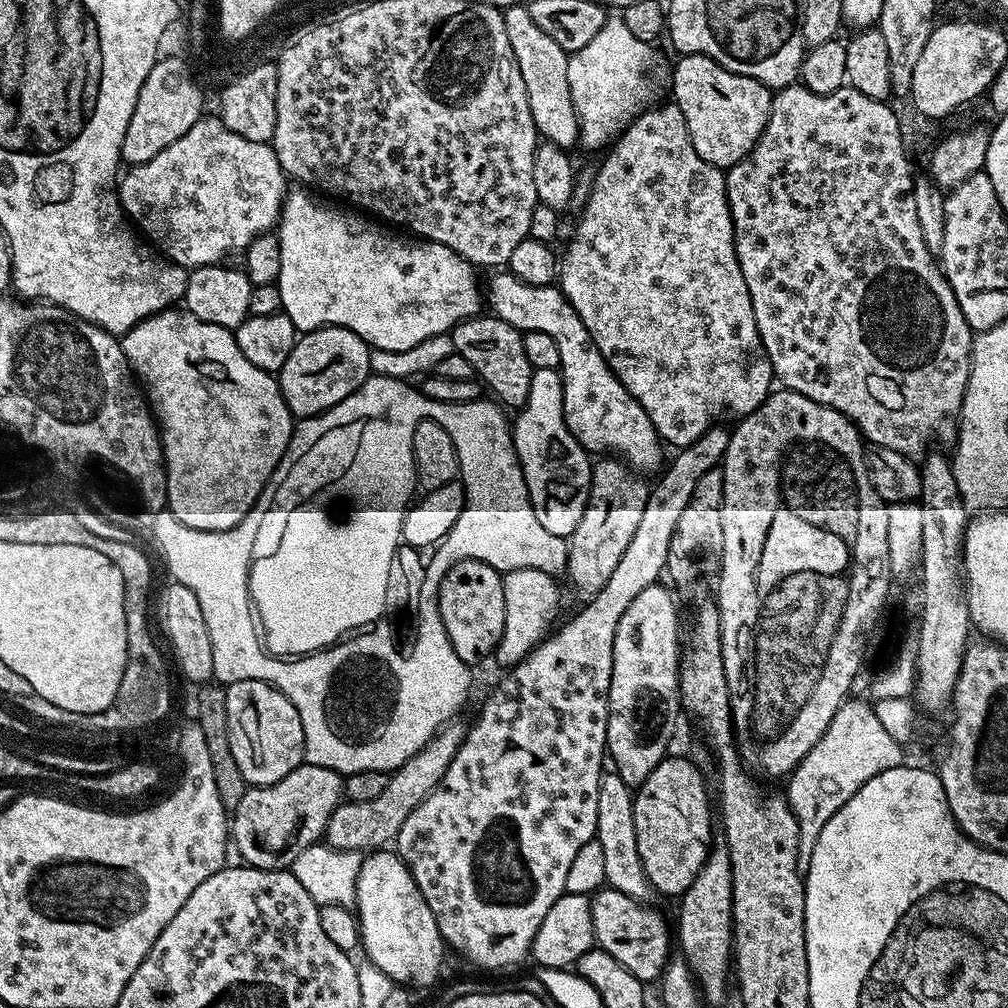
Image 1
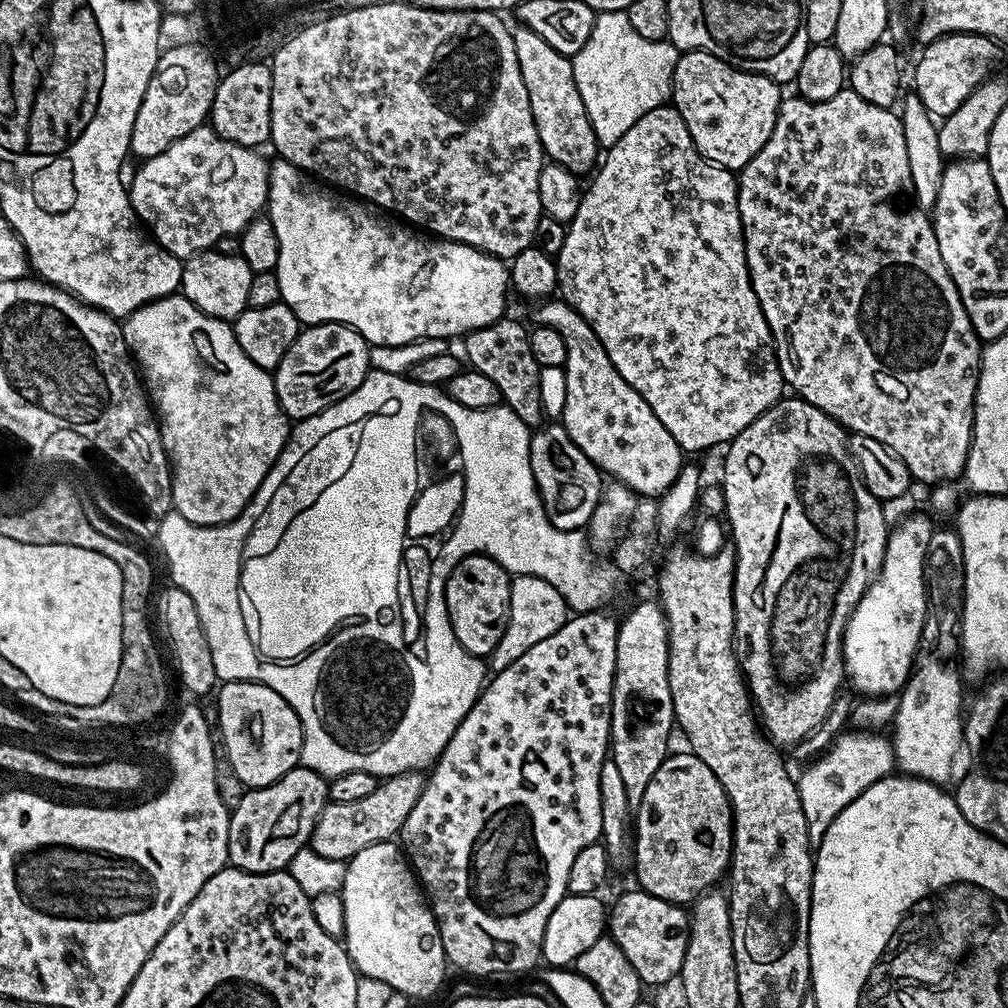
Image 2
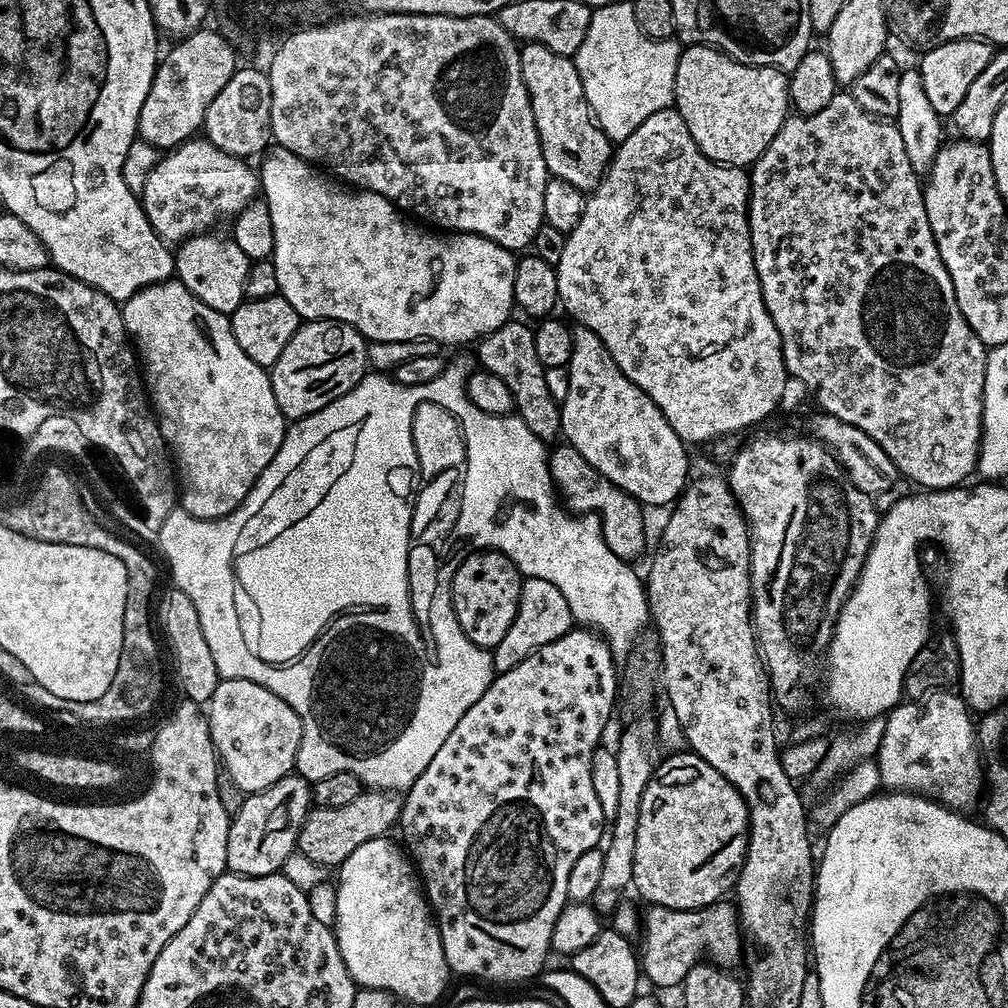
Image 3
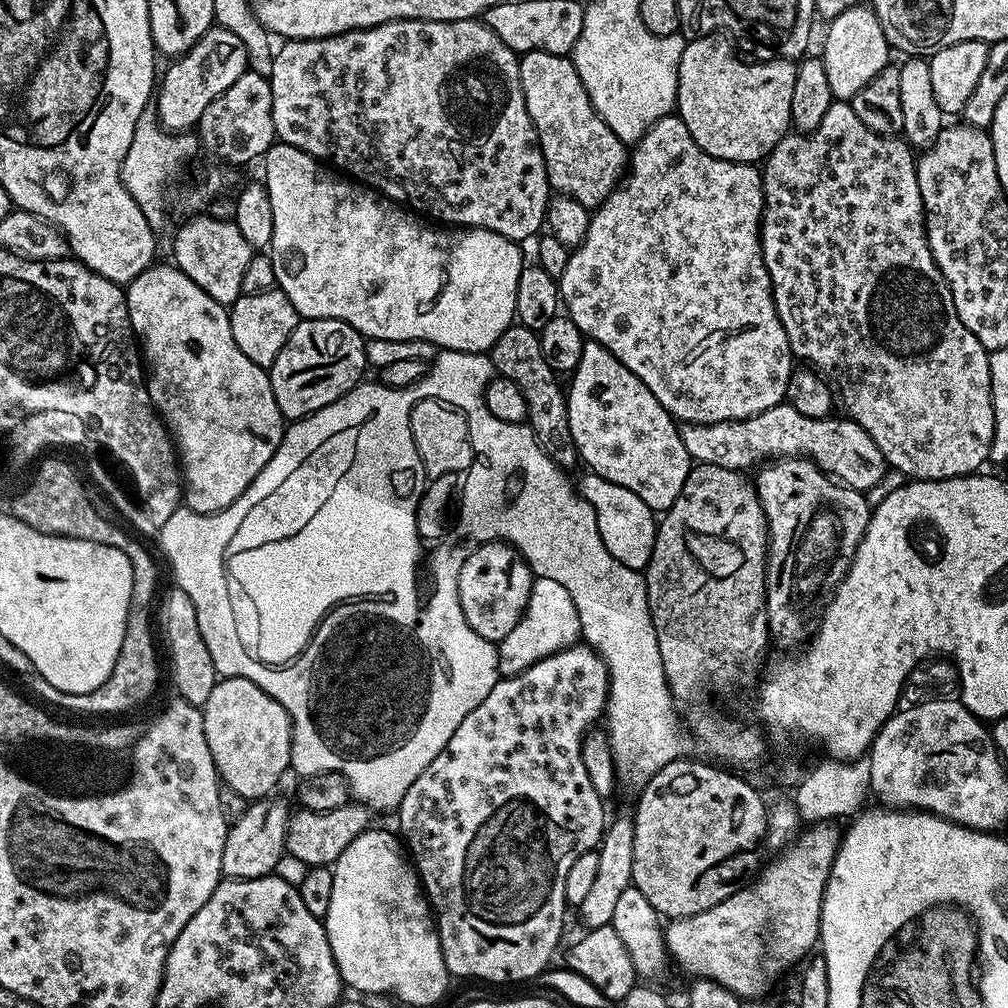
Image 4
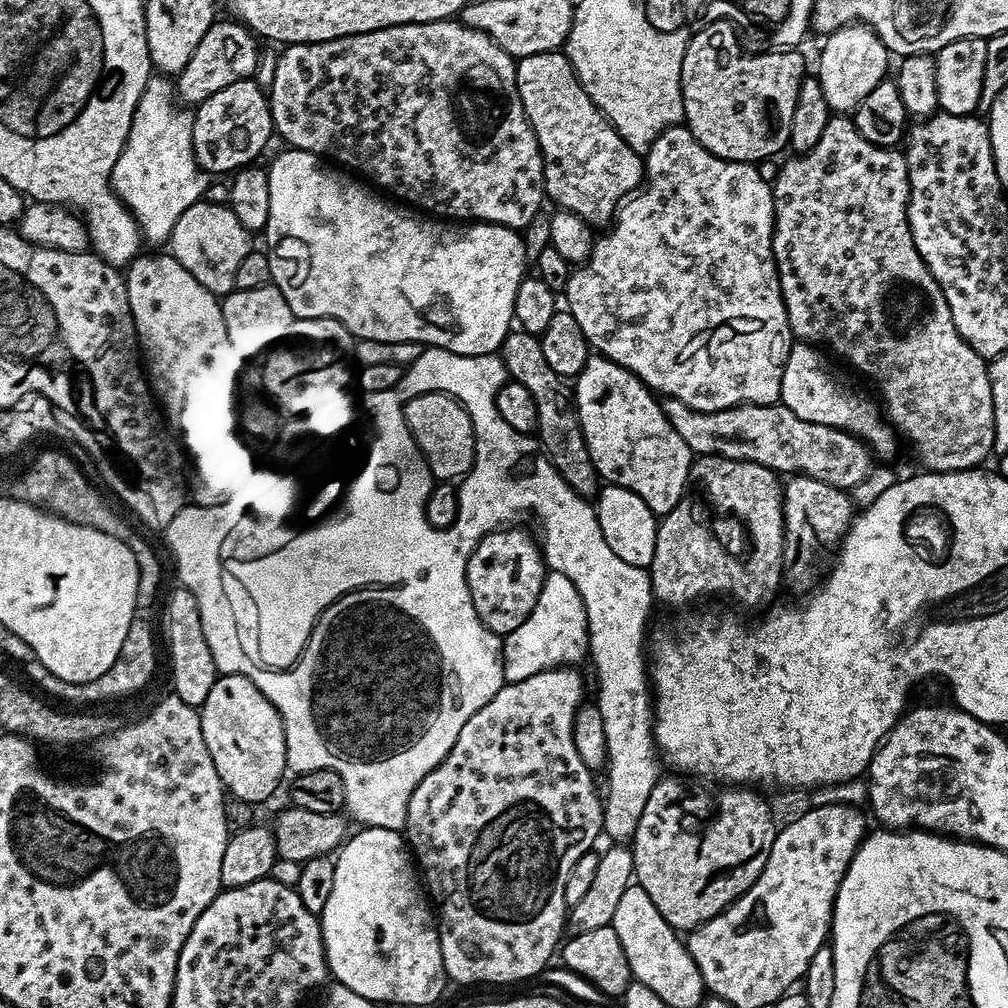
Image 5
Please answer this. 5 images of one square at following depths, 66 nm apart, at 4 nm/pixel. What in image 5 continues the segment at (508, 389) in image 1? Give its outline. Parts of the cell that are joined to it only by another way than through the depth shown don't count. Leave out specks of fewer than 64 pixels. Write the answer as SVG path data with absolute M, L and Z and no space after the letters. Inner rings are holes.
M513 330L504 340L502 359L508 375L517 380L534 397L534 406L538 406L538 443L548 460L562 474L564 481L577 494L585 498L597 495L602 481L596 475L596 467L590 458L590 450L586 450L586 440L580 429L576 401L569 381L563 376L554 374L553 368L542 355L540 337L531 336L529 332Z

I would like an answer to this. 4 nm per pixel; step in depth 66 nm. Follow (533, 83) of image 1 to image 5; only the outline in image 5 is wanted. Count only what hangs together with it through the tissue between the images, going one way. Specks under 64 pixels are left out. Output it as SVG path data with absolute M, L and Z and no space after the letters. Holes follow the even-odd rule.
M557 50L555 52L543 52L542 54L530 54L529 56L521 56L516 60L516 85L518 86L518 98L522 98L522 106L526 118L530 122L530 126L534 130L534 134L540 143L540 152L544 156L544 194L549 201L553 200L556 203L557 209L565 212L573 212L578 214L578 218L582 218L586 223L599 226L608 226L613 223L616 210L620 207L622 201L629 194L635 193L641 187L644 180L644 156L641 153L634 151L630 146L626 146L626 142L618 134L618 130L614 130L612 123L605 118L600 111L594 106L592 97L586 94L586 90L578 82L578 78L567 56L563 51Z

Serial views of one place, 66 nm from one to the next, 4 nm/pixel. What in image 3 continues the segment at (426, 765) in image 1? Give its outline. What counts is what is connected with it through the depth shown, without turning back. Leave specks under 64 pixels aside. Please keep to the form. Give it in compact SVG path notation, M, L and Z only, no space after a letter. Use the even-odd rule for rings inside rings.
M364 790L346 806L313 807L307 818L302 822L298 834L297 849L310 862L320 864L326 870L335 869L362 842L370 842L379 836L388 836L397 827L400 818L401 797L387 790Z

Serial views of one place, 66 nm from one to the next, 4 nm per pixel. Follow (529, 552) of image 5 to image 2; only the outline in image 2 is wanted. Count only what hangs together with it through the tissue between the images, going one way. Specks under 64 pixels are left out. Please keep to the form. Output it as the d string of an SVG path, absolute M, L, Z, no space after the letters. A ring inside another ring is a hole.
M483 554L467 556L454 566L446 582L444 599L458 642L470 654L488 658L498 646L508 623L508 600L511 598L510 574L499 562Z

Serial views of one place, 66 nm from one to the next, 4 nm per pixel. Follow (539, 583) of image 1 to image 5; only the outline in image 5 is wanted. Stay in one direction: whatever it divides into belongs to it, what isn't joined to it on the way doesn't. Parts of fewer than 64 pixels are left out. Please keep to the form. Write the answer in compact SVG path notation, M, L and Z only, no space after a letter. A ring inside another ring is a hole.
M549 571L545 577L542 590L539 592L538 602L516 630L512 630L508 636L503 637L503 676L505 683L525 681L533 674L542 670L565 666L579 665L579 661L587 657L588 653L588 623L586 622L585 606L581 595L575 589L574 584L564 574Z

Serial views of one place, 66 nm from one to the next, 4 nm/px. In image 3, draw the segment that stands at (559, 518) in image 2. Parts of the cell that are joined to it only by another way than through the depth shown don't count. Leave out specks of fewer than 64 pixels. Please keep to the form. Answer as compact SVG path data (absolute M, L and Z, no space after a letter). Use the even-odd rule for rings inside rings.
M564 442L561 448L552 448L548 458L548 473L552 476L552 483L558 489L559 499L563 507L573 514L583 514L595 510L600 517L600 524L604 527L604 537L625 562L635 561L635 556L644 548L644 512L640 501L626 494L618 486L614 486L590 462L578 454L572 445Z

